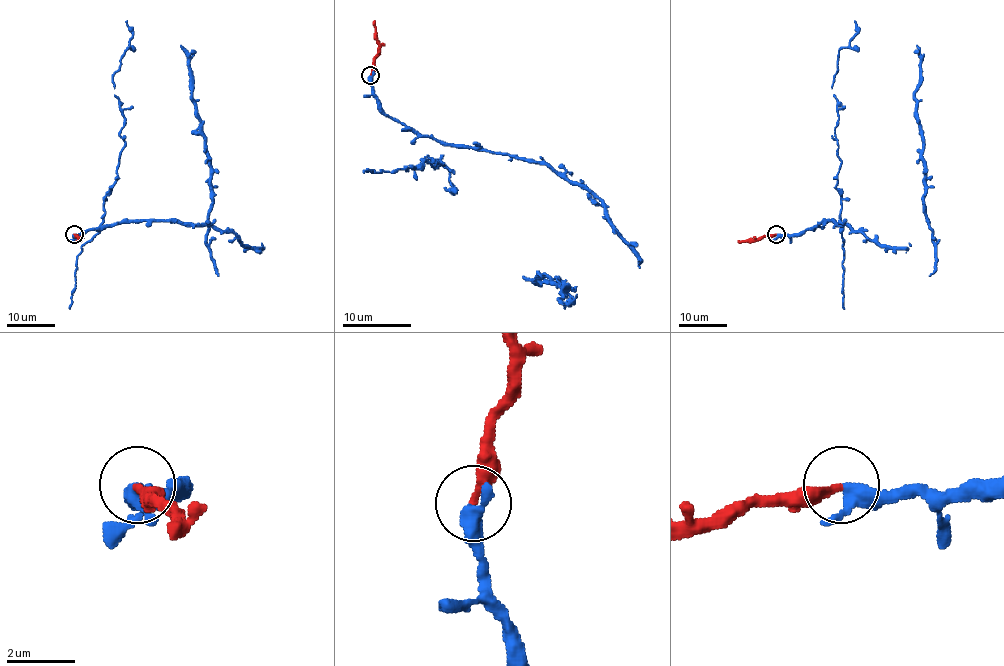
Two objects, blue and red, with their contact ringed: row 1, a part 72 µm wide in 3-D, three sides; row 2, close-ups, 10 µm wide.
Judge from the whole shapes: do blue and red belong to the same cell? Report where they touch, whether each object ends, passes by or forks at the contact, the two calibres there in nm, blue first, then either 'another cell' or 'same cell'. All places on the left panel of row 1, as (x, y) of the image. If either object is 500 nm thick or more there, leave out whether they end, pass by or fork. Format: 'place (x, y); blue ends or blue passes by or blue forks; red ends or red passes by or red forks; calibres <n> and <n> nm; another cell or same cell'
place (74, 234); blue passes by; red ends; calibres 360 and 280 nm; same cell

